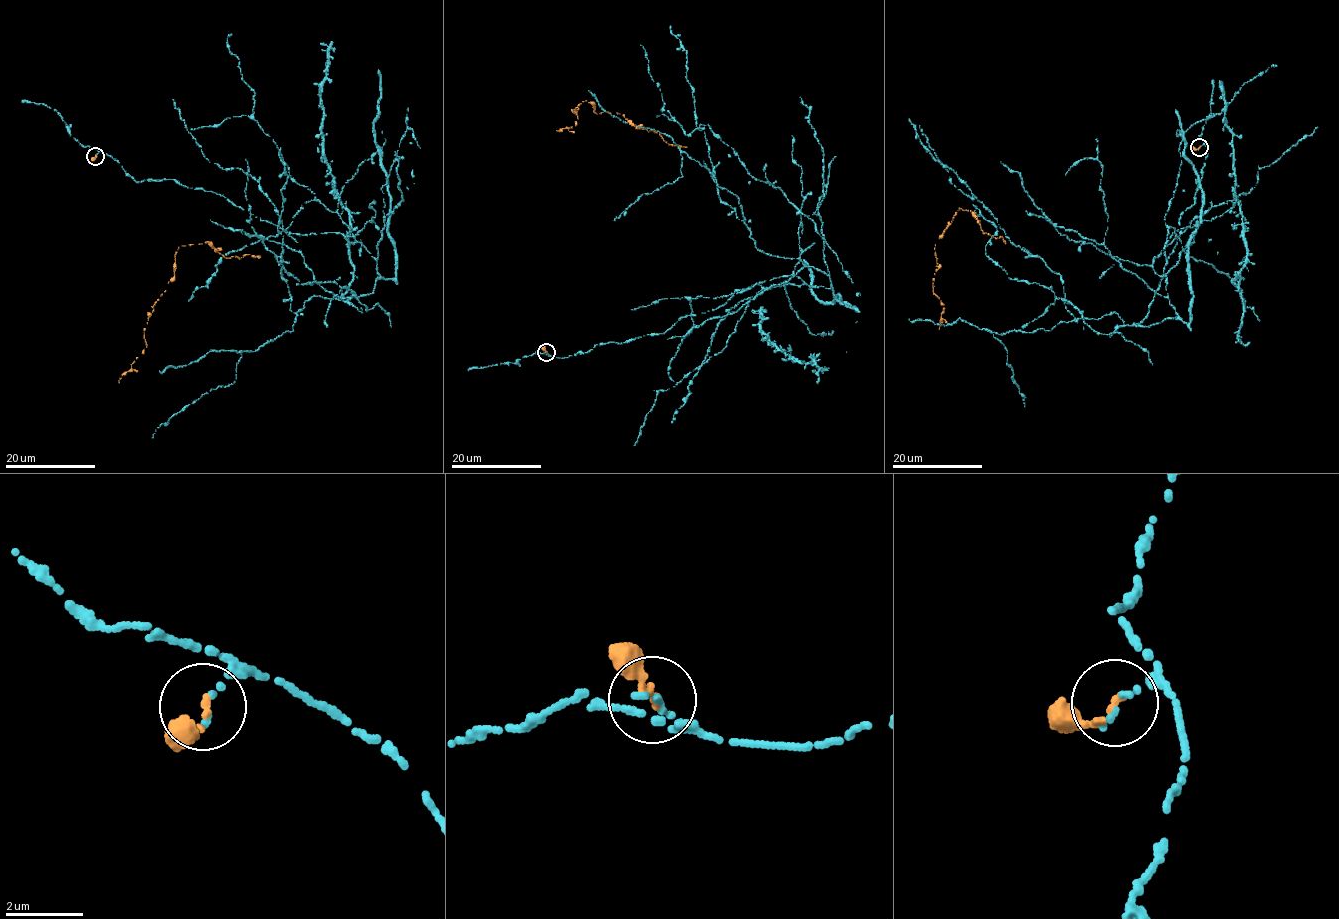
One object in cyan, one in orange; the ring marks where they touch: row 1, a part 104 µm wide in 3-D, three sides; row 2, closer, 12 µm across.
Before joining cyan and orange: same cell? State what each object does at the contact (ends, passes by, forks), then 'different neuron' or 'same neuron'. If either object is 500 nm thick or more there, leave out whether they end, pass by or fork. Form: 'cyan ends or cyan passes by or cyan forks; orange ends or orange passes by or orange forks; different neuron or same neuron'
cyan passes by; orange ends; same neuron

